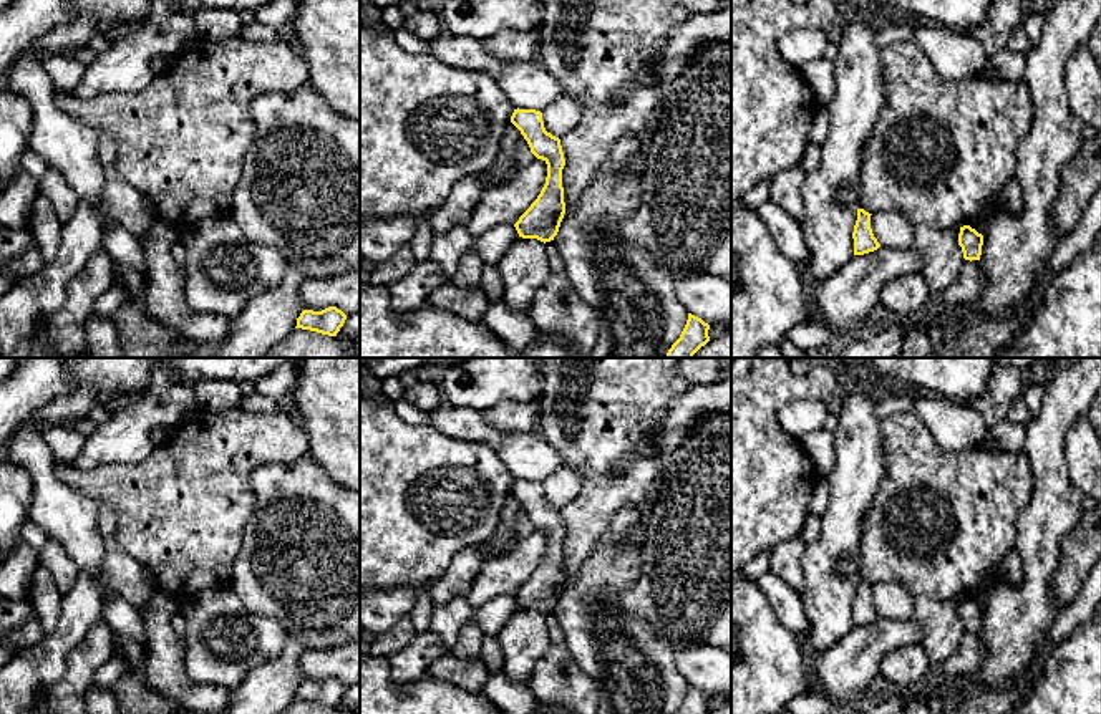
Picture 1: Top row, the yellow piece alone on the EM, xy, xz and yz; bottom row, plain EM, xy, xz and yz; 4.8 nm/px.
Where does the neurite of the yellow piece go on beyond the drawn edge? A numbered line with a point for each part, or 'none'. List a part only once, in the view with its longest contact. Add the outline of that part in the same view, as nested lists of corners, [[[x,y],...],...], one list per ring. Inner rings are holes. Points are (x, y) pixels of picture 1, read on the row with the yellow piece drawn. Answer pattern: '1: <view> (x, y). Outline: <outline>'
none

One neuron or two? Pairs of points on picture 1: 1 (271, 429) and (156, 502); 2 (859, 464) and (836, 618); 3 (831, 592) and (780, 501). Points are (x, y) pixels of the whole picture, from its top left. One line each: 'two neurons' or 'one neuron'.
1: one neuron
2: one neuron
3: two neurons

